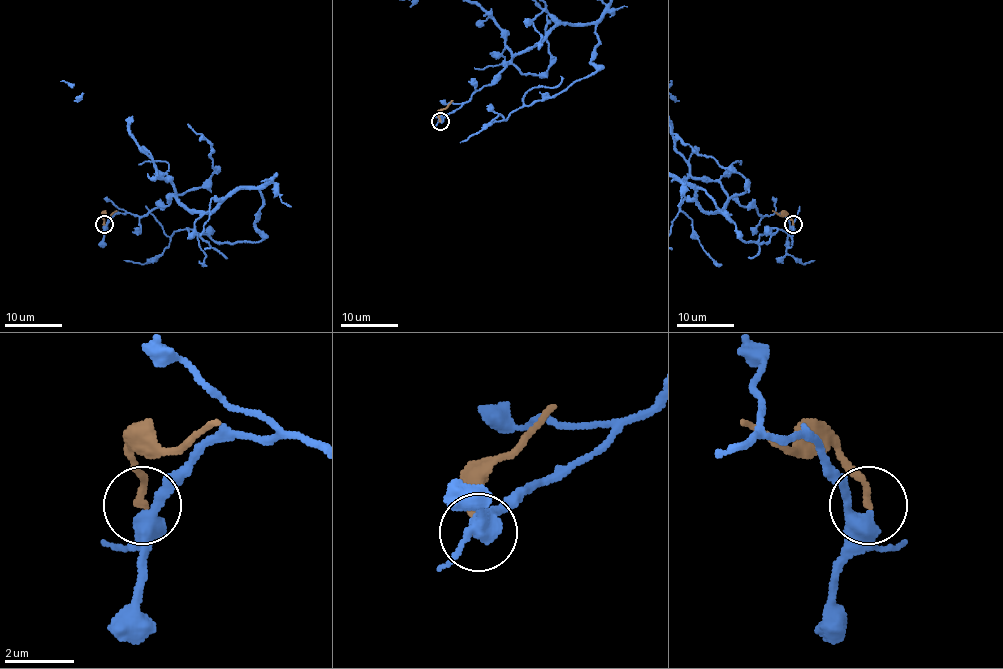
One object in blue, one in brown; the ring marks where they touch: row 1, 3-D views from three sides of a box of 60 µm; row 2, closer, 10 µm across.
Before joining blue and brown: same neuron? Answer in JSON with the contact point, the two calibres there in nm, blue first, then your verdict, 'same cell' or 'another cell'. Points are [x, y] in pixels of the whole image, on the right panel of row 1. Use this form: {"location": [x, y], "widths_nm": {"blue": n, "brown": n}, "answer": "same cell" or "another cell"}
{"location": [793, 224], "widths_nm": {"blue": 360, "brown": 200}, "answer": "another cell"}

